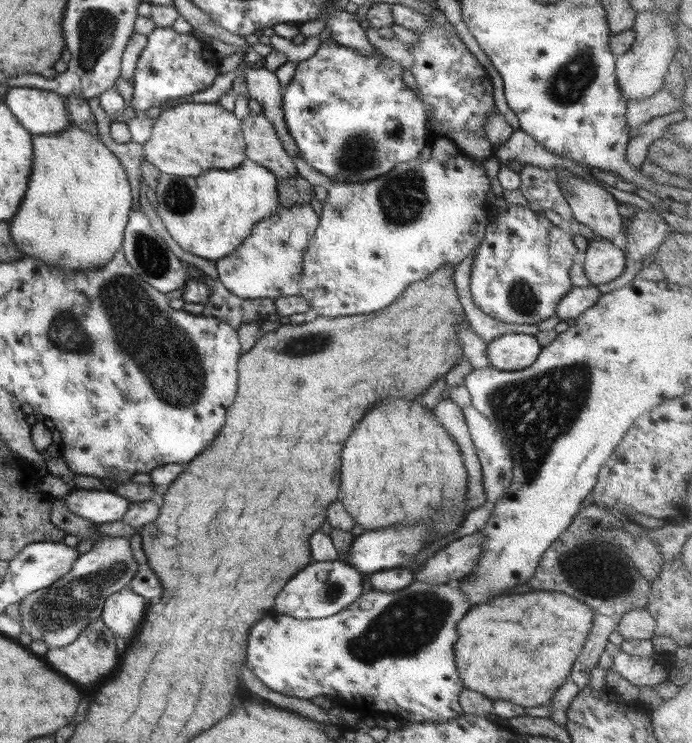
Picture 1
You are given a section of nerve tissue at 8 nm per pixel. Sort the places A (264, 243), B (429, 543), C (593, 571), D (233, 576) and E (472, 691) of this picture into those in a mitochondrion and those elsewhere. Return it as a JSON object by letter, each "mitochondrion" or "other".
{"A":"other","B":"other","C":"mitochondrion","D":"other","E":"other"}

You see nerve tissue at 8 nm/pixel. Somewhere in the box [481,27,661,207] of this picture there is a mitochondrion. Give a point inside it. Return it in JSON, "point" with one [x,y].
{"point":[572,81]}

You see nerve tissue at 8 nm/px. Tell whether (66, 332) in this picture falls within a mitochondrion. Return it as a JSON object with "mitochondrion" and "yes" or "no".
{"mitochondrion":"yes"}

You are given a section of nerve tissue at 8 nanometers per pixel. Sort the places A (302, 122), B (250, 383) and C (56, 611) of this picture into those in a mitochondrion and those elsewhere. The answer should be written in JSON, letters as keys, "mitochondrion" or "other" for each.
{"A":"other","B":"other","C":"mitochondrion"}

